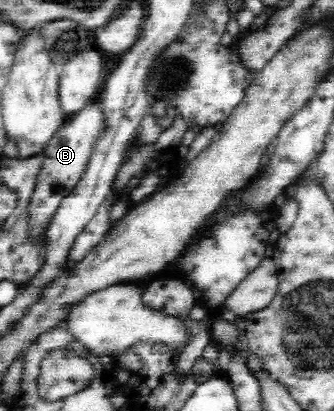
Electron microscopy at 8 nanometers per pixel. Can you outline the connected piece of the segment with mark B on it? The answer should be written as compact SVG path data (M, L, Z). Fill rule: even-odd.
M100 103L85 106L76 115L69 116L66 123L63 123L53 138L45 145L42 154L45 160L40 164L39 172L35 177L35 186L29 197L27 205L28 217L26 218L26 238L45 248L47 244L47 230L51 218L55 214L61 201L73 190L74 184L81 178L81 173L85 170L90 148L103 128L103 112Z

